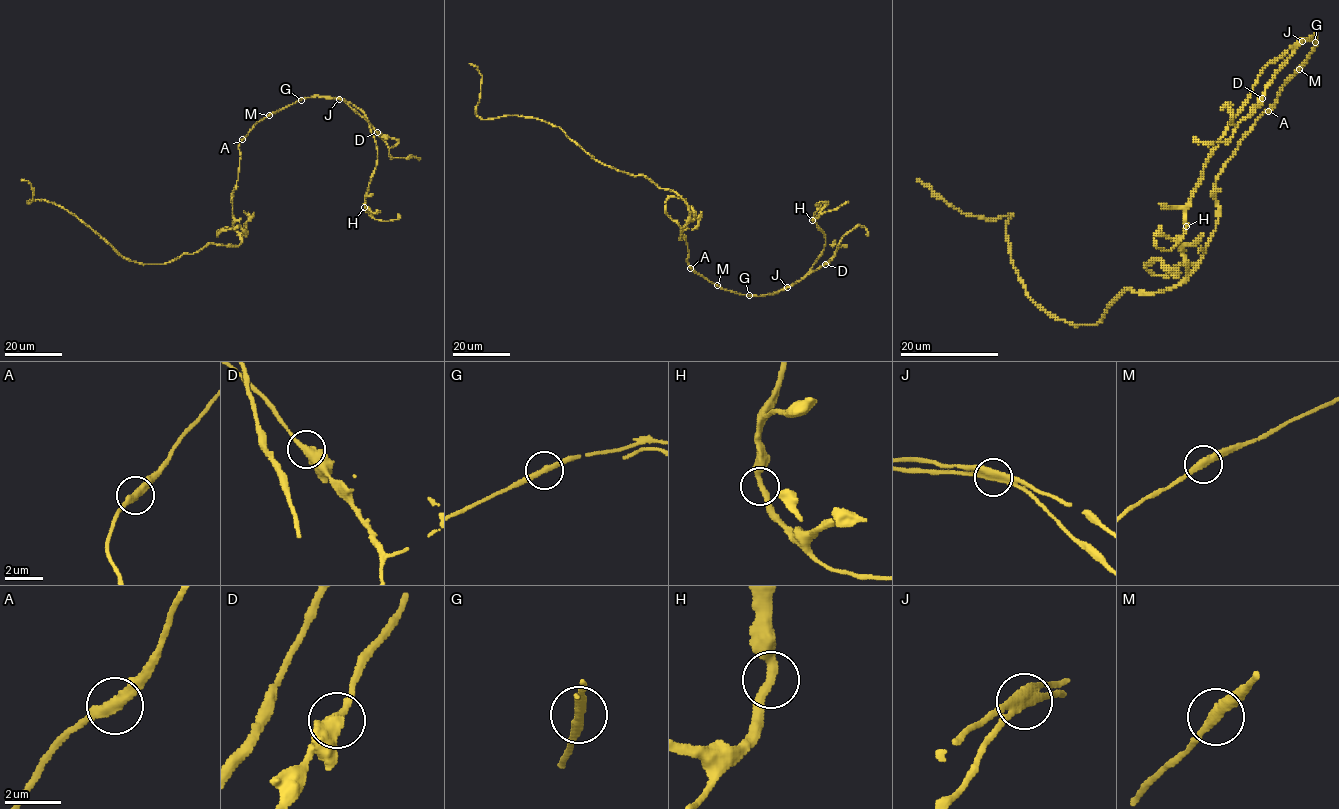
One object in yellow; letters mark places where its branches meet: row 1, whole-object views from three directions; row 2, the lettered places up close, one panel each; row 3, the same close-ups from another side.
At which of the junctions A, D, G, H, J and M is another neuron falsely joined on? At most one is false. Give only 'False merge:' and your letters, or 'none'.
False merge: J

